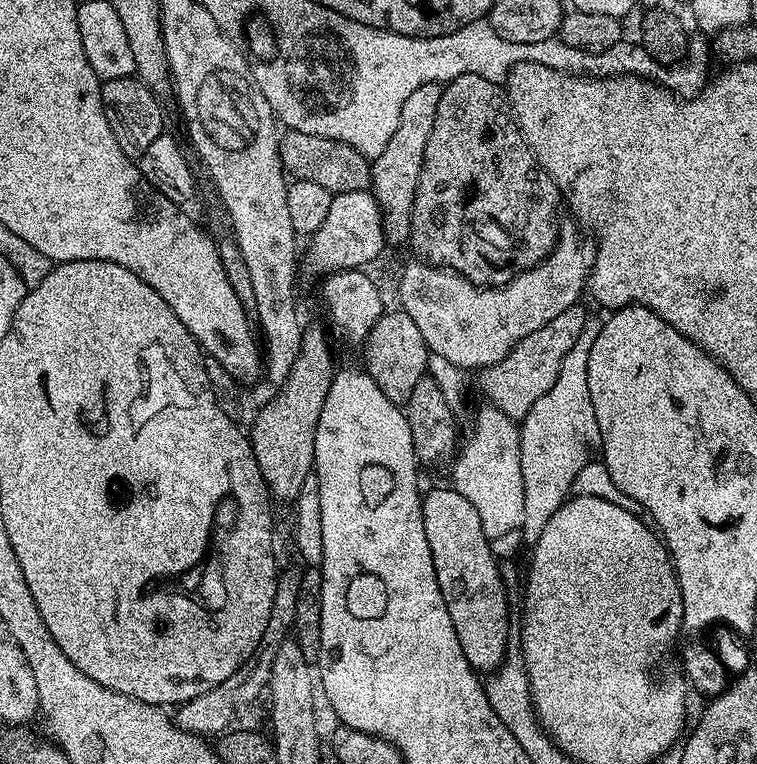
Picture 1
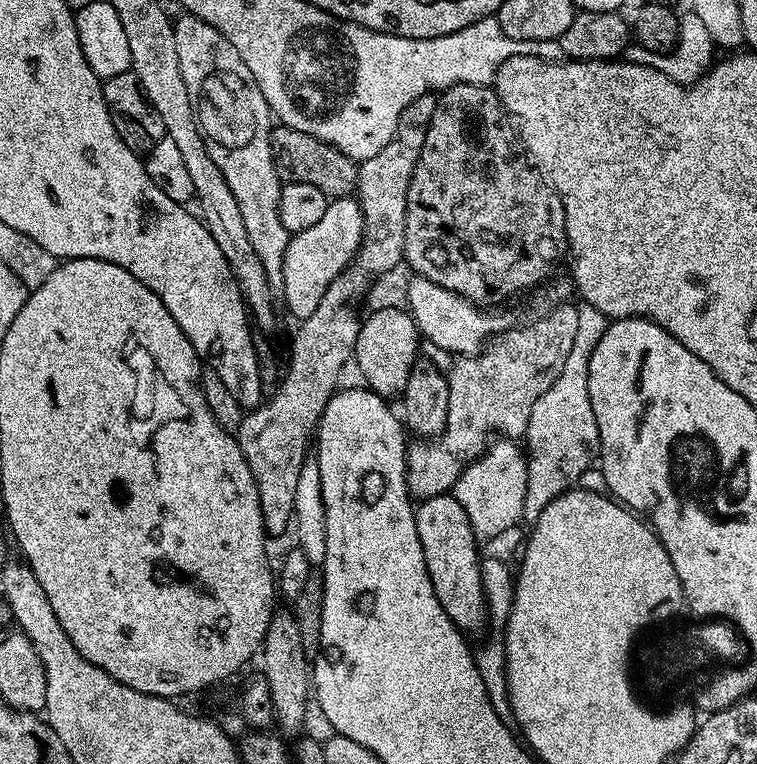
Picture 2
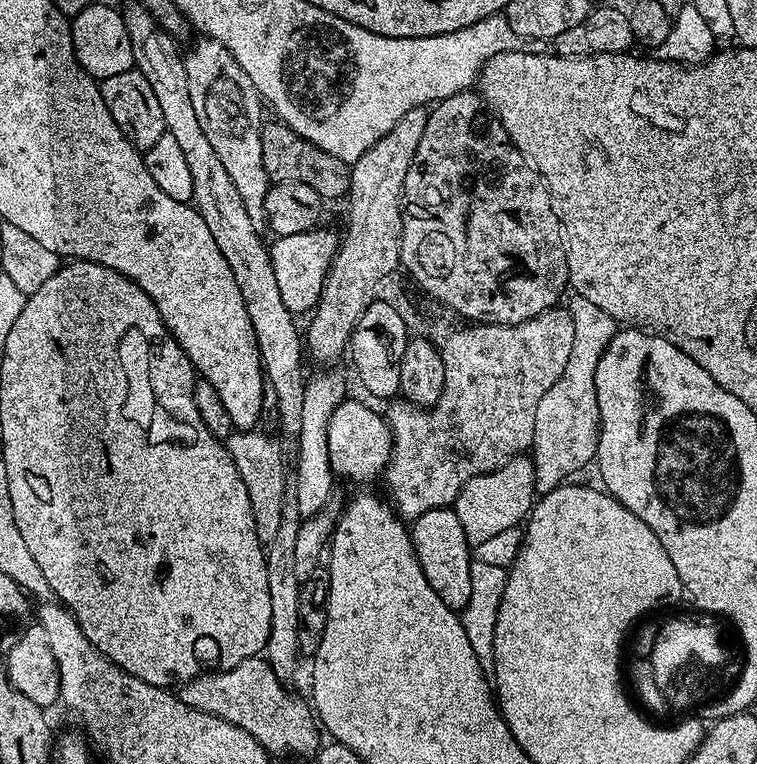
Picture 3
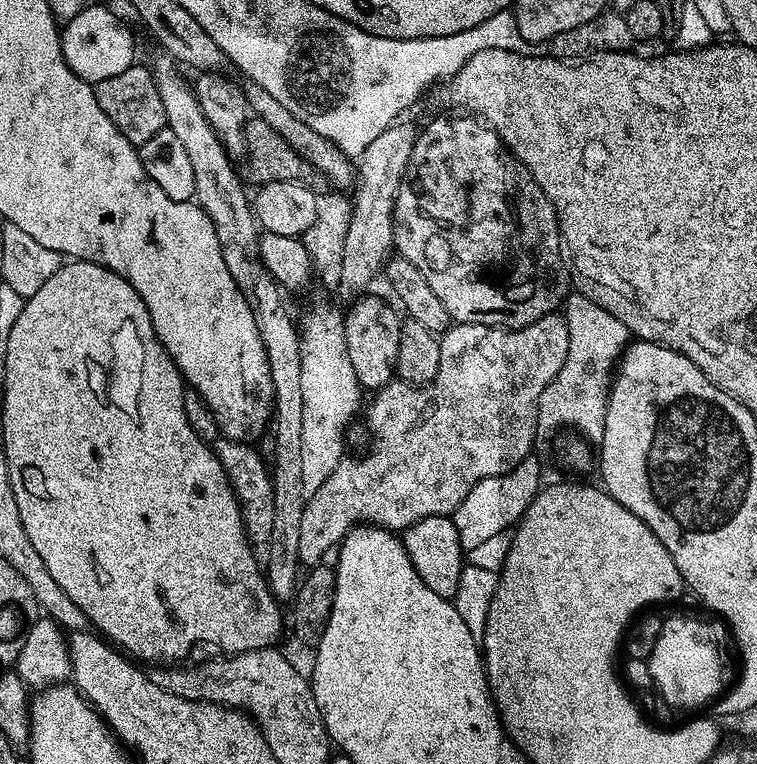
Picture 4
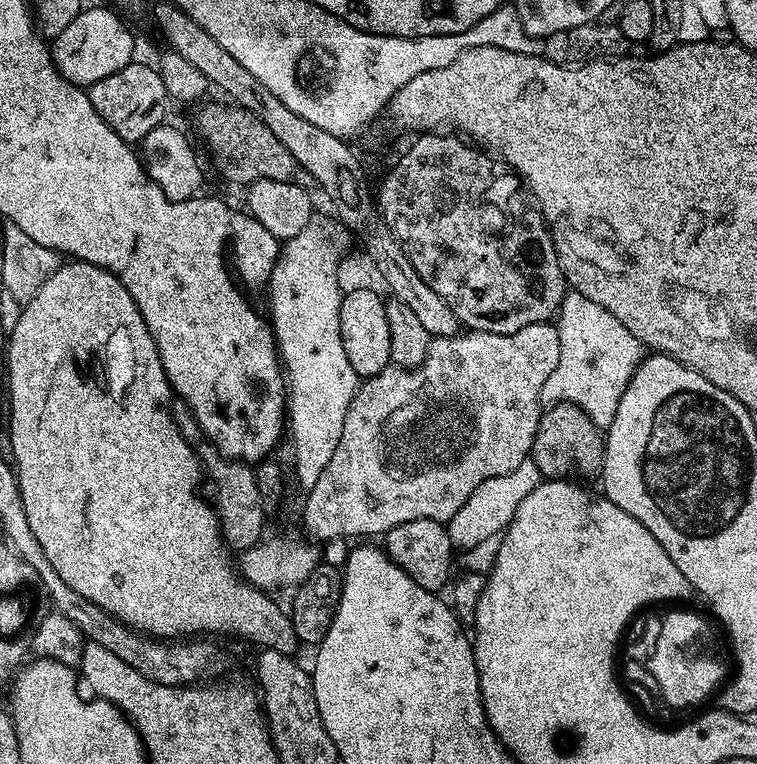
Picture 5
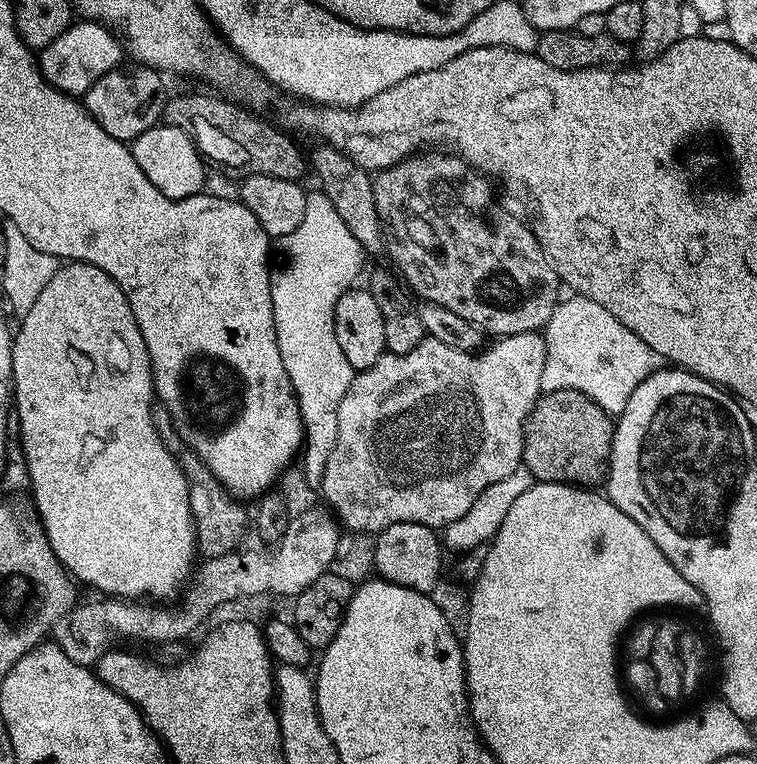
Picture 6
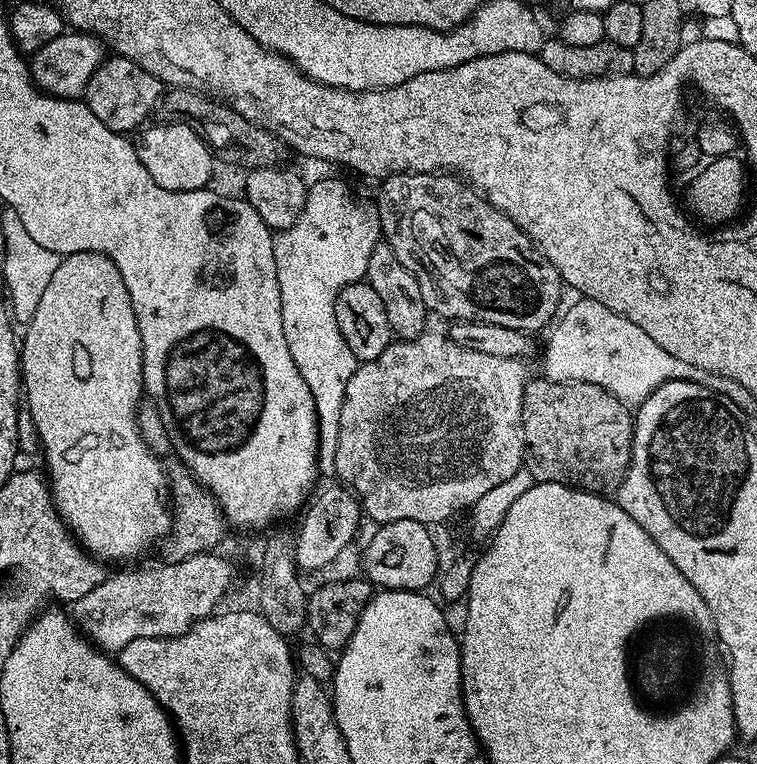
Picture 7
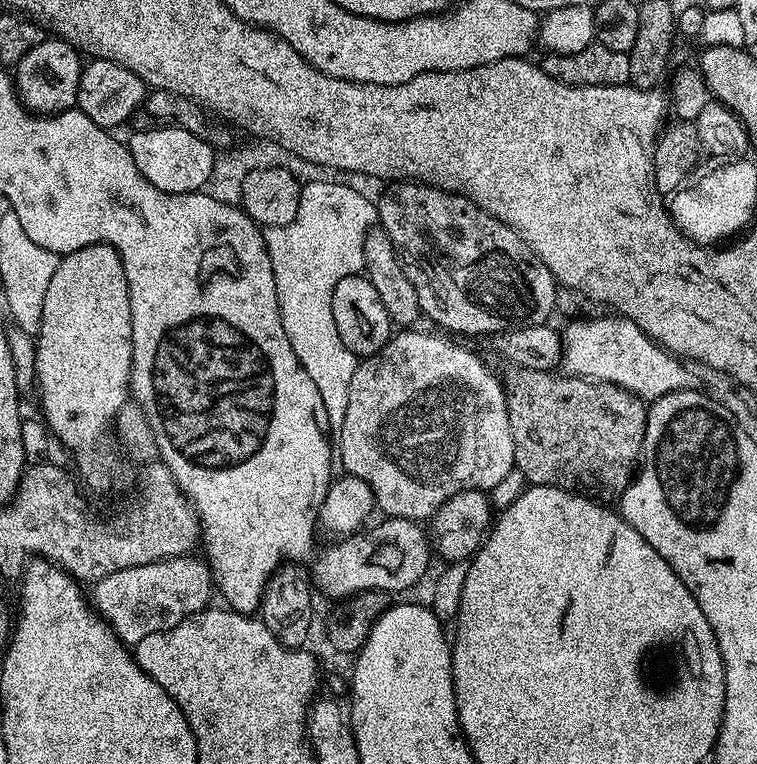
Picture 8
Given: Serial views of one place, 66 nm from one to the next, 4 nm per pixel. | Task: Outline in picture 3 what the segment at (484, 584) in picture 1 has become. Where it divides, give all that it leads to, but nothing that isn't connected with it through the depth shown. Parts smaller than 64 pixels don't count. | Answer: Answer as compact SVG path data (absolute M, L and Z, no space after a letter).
M455 507L426 510L419 519L411 521L410 531L412 545L416 551L418 562L422 566L422 574L426 574L426 582L434 586L434 594L438 594L446 606L459 610L470 602L470 566L473 561L473 549L470 547L462 522L458 522Z

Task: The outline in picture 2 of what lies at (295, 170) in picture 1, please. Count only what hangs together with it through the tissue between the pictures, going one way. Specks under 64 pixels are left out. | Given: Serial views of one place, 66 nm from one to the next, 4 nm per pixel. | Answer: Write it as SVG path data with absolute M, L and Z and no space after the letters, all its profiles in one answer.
M277 123L272 130L272 154L276 158L276 169L281 181L313 184L329 198L348 198L356 192L360 181L360 164L342 154L342 150L310 134L302 134L302 130Z

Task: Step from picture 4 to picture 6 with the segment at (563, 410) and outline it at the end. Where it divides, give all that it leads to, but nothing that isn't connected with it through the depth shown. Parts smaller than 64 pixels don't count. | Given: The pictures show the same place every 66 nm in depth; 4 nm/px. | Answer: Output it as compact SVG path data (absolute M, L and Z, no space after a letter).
M579 294L569 297L557 303L554 314L542 329L548 354L540 391L578 390L602 406L602 410L619 414L641 382L661 367L661 358L634 330L622 326L606 306L598 306L595 300L587 300Z

